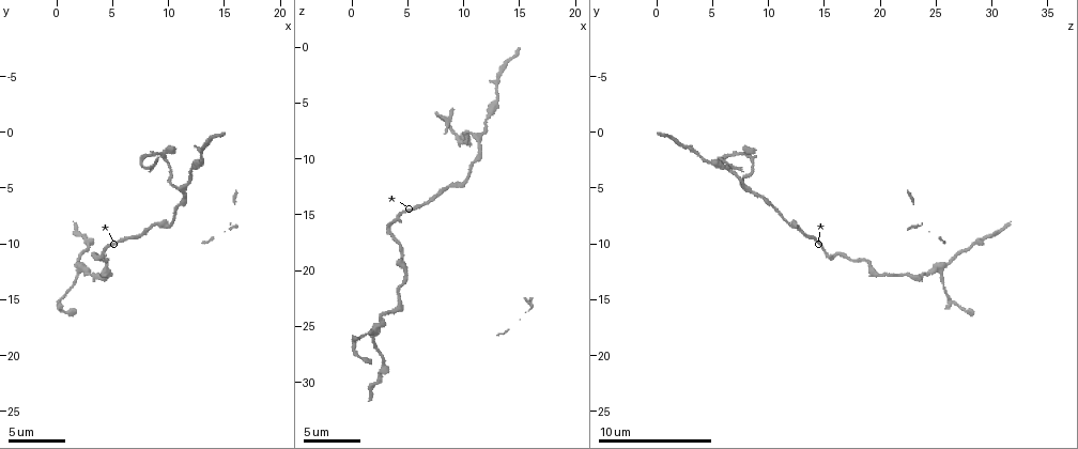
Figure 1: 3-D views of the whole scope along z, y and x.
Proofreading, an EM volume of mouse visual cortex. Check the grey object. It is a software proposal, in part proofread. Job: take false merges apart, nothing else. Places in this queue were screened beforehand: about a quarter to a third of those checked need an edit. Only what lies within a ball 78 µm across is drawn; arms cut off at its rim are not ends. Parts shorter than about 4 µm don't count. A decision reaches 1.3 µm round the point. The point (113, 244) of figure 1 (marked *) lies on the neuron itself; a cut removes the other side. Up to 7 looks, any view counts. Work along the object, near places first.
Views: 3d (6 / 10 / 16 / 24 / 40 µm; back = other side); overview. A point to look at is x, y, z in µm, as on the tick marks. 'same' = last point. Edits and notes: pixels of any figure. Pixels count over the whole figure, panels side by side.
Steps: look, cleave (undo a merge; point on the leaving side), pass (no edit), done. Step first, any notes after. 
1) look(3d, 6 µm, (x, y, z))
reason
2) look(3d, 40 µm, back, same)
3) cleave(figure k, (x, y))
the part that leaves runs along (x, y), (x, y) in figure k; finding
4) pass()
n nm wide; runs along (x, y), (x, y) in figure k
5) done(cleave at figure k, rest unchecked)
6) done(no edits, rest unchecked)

look(3d, 10 µm, (2.2, 12.6, 25.4))
three arms meet

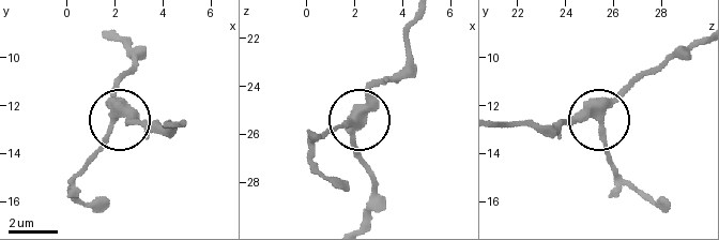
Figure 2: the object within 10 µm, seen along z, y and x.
look(3d, 10 µm, back, (1.9, 12.4, 25.4))

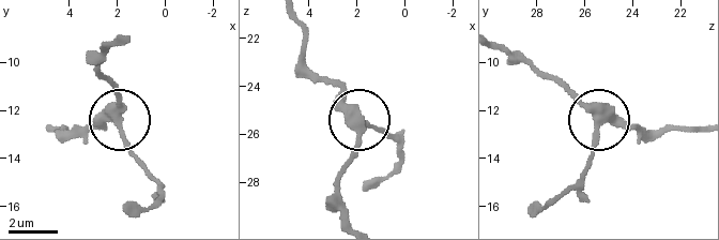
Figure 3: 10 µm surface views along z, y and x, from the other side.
pass()
3 arms; runs along (290, 17), (308, 66), (343, 103), (362, 121), (402, 134) in figure 3; one neuron here

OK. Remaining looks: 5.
look(3d, 10 µm, (10.2, 8.2, 12.0))
calibre changes

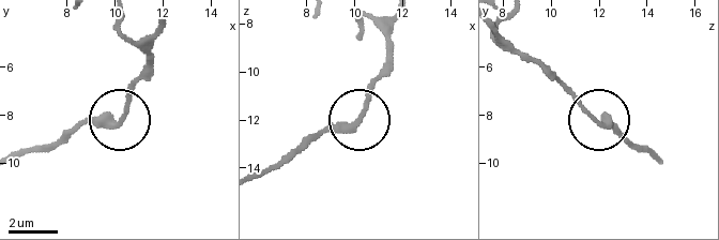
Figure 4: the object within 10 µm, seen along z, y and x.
pass()
runs along (23, 154), (52, 148), (90, 121), (118, 119), (137, 78) in figure 4; one neuron here

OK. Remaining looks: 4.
look(3d, 6 µm, (11.2, 5.2, 7.8))
three arms meet

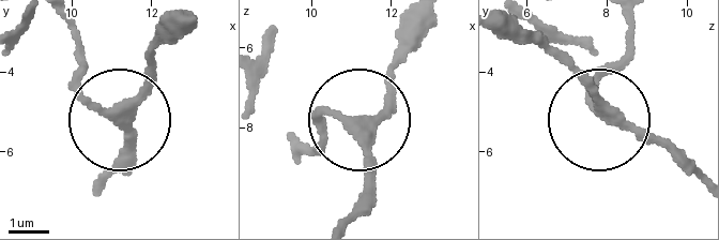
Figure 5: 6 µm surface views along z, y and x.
look(3d, 6 µm, back, (11.10, 5.00, 7.95))

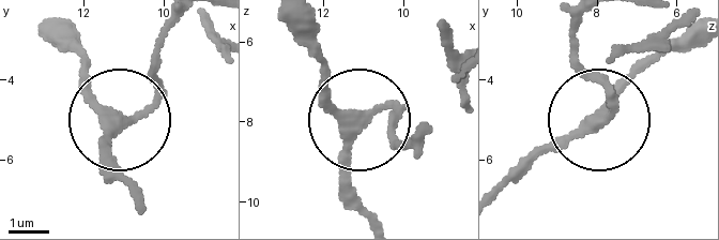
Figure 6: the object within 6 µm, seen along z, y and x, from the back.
pass()
260 nm wide; runs along (363, 216), (356, 134), (394, 114), (394, 141), (411, 145) in figure 6; one neuron here

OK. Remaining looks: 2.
done(no edits, rest unchecked)

